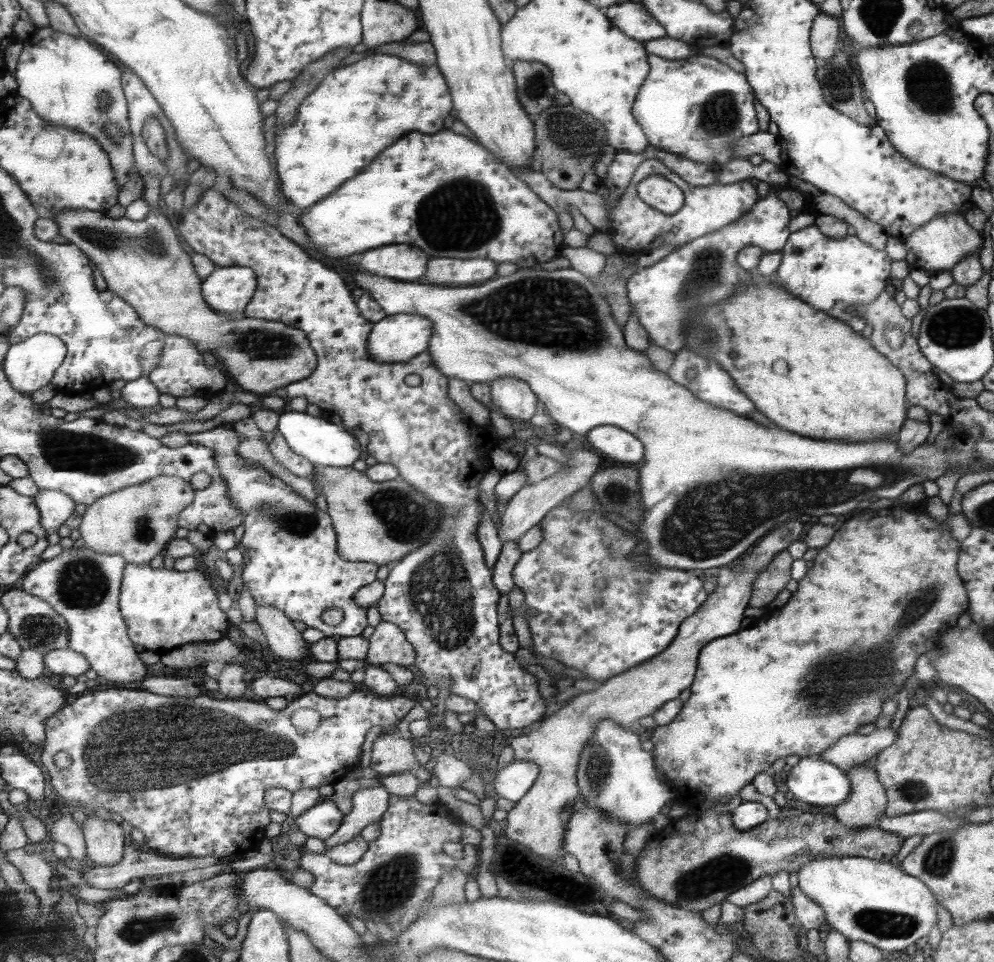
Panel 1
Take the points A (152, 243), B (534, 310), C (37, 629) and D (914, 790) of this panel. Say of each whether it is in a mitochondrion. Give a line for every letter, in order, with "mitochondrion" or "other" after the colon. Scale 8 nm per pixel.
A: mitochondrion
B: mitochondrion
C: mitochondrion
D: mitochondrion

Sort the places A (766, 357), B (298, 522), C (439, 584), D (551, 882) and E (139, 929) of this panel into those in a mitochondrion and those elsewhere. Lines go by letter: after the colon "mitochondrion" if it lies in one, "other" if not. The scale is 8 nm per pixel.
A: other
B: mitochondrion
C: mitochondrion
D: other
E: mitochondrion

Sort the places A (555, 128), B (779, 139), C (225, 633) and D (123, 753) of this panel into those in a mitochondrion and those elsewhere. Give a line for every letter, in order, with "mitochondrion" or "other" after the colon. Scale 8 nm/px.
A: mitochondrion
B: other
C: other
D: mitochondrion

